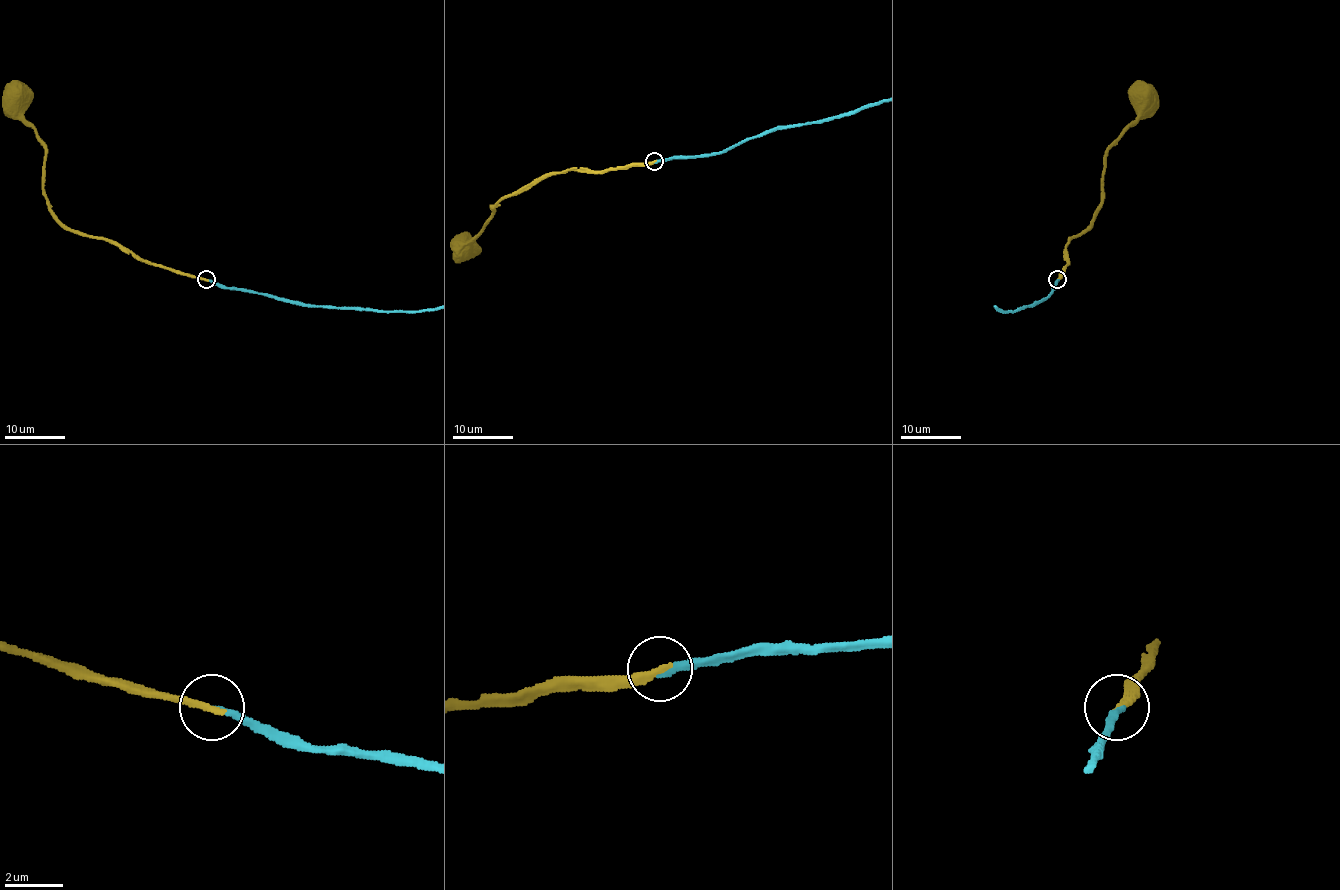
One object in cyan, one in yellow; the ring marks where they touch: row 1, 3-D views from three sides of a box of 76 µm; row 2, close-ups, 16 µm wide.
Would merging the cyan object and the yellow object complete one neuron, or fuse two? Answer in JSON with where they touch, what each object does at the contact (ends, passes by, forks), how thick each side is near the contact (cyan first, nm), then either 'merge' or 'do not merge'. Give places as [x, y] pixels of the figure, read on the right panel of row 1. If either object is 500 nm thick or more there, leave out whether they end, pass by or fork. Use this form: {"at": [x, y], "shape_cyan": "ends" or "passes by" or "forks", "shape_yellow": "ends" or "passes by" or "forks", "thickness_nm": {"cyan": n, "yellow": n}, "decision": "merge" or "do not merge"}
{"at": [1057, 279], "shape_cyan": "ends", "shape_yellow": "ends", "thickness_nm": {"cyan": 200, "yellow": 280}, "decision": "merge"}

